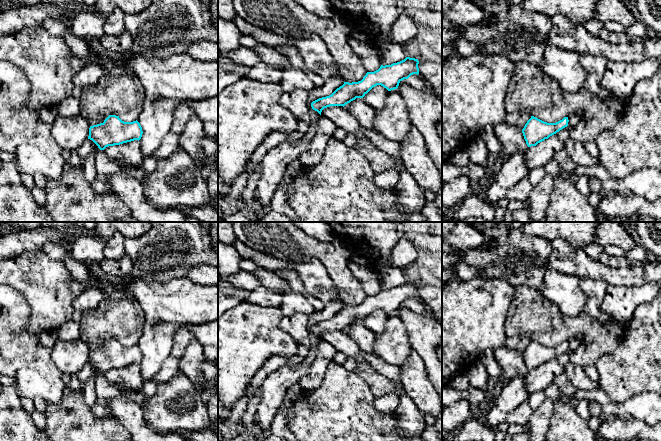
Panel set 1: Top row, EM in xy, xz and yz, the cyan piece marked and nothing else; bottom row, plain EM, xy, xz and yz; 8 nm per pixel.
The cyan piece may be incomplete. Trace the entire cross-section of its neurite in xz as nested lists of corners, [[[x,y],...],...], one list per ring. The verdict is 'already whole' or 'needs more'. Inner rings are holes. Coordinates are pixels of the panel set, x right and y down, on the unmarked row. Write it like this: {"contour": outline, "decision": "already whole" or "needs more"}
{"contour": [[[406,281],[404,284],[391,289],[381,289],[374,296],[367,296],[361,305],[344,306],[331,319],[319,322],[311,327],[313,334],[320,339],[324,332],[330,330],[345,330],[356,322],[363,322],[373,311],[381,309],[388,315],[397,313],[399,307],[413,298],[419,298],[419,285]]], "decision": "already whole"}

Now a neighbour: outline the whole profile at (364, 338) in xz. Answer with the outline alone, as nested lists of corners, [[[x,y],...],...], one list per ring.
[[[356,322],[344,331],[354,340],[362,352],[375,355],[373,348],[375,333],[367,329],[363,322]]]

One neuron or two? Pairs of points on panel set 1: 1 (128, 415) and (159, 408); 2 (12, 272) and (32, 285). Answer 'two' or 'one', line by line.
1: two
2: one

